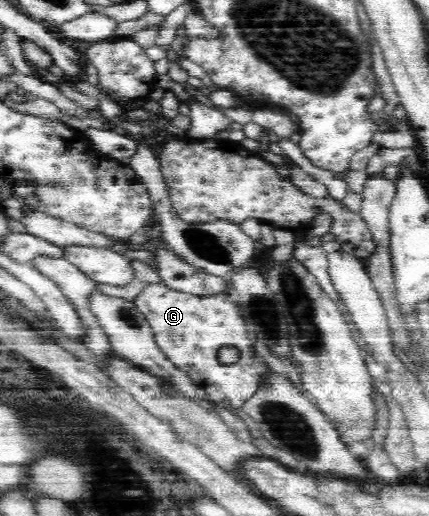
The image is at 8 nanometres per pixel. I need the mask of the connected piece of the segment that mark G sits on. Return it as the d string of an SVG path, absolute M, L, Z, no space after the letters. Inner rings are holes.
M163 281L149 284L134 300L153 327L159 348L179 368L191 372L193 380L205 387L211 400L226 402L231 408L242 406L258 388L261 361L253 355L253 344L238 312L239 305L233 300L176 291ZM222 348L237 350L237 360L221 362L218 356Z

